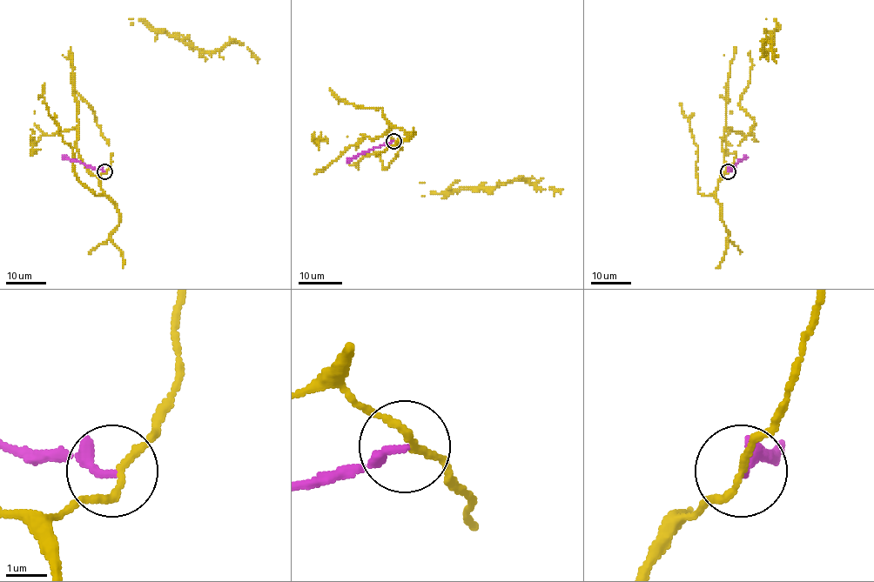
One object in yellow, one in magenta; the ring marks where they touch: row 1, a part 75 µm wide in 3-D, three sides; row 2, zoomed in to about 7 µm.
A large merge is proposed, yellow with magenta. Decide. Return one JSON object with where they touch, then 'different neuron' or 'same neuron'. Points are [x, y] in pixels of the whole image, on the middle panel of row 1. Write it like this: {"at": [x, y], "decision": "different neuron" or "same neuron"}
{"at": [393, 141], "decision": "different neuron"}

